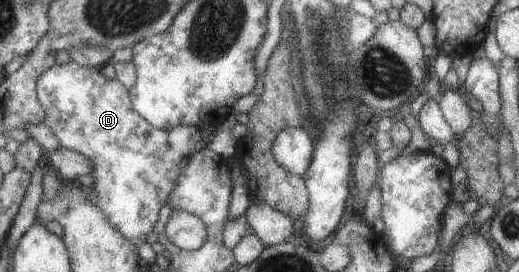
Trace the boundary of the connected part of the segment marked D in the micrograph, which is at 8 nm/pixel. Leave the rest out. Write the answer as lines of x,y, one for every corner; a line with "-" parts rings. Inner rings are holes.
75,60
70,61
68,64
55,64
52,68
45,71
38,81
38,96
46,111
46,120
44,123
53,129
61,145
81,152
85,157
91,160
93,167
91,175
94,177
95,183
88,192
93,201
99,206
99,209
103,211
106,219
111,222
111,225
117,229
117,231
123,234
123,237
131,240
137,247
139,247
141,243
145,243
145,241
147,241
147,235
149,235
151,231
154,231
157,222
160,220
160,211
170,202
172,193
176,189
176,185
184,169
188,167
192,157
195,157
197,153
207,147
205,139
203,139
203,133
201,133
202,129
188,125
176,125
171,129
157,128
135,109
132,93
126,85
123,85
118,79
109,79
100,68
88,68
79,65

